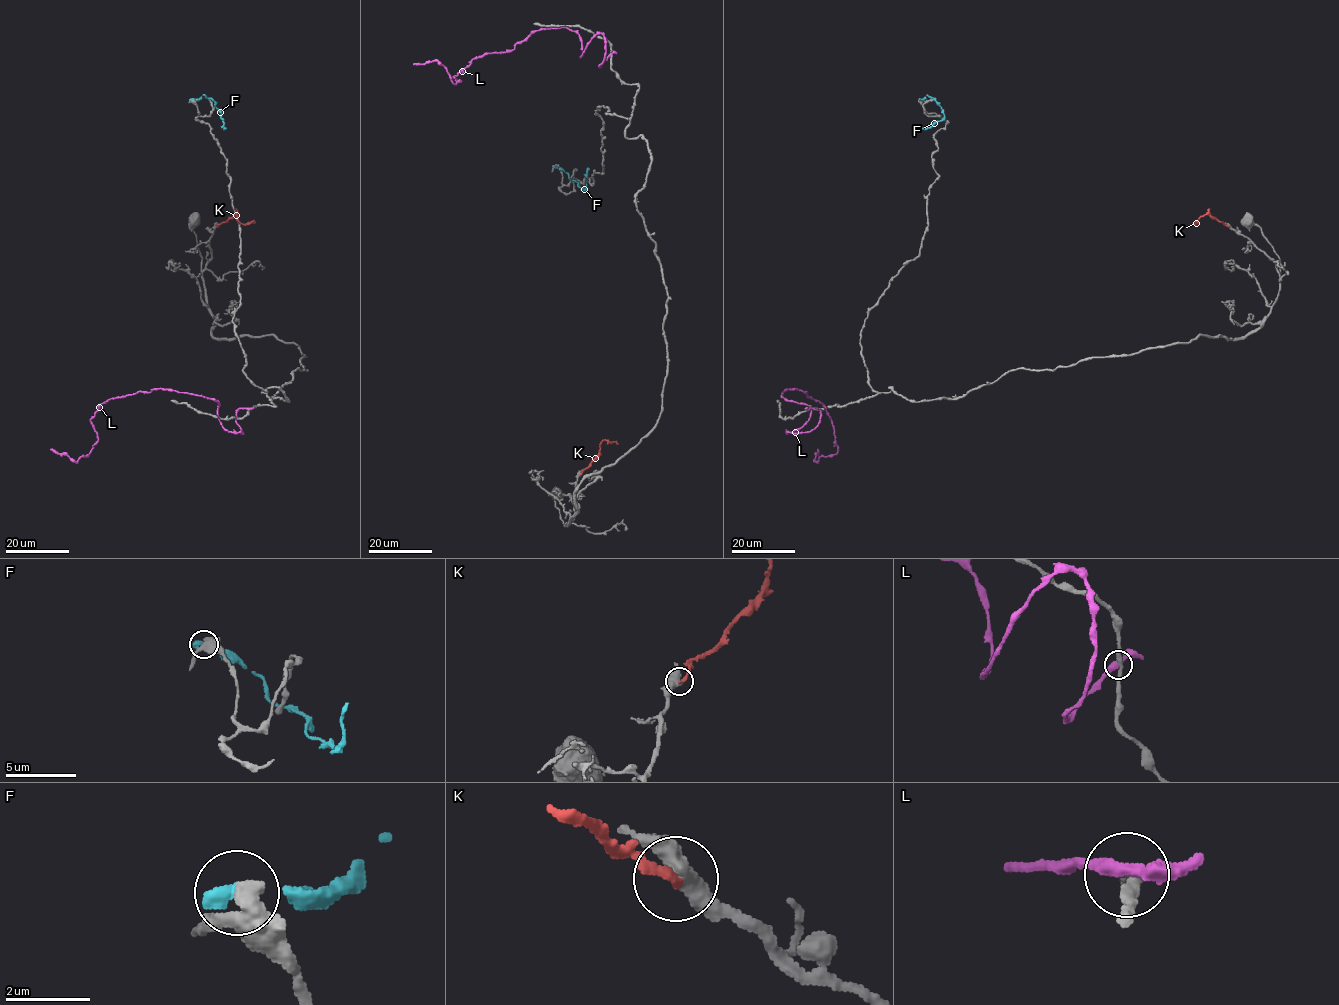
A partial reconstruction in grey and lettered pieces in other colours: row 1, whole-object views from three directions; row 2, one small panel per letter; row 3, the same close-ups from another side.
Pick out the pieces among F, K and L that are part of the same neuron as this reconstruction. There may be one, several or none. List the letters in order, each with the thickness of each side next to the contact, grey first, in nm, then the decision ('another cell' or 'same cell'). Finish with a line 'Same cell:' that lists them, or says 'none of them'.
F: 500/380 nm | another cell
K: 480/240 nm | another cell
L: 240/360 nm | another cell
Same cell: none of them

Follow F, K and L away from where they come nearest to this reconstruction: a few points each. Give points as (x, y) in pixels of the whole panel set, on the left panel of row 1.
F: (192, 99), (203, 95), (211, 98), (226, 127)
K: (217, 226), (235, 214), (241, 223), (253, 223)
L: (248, 409), (236, 411), (242, 432), (228, 431), (211, 399), (137, 391), (102, 403), (87, 456), (50, 449)

